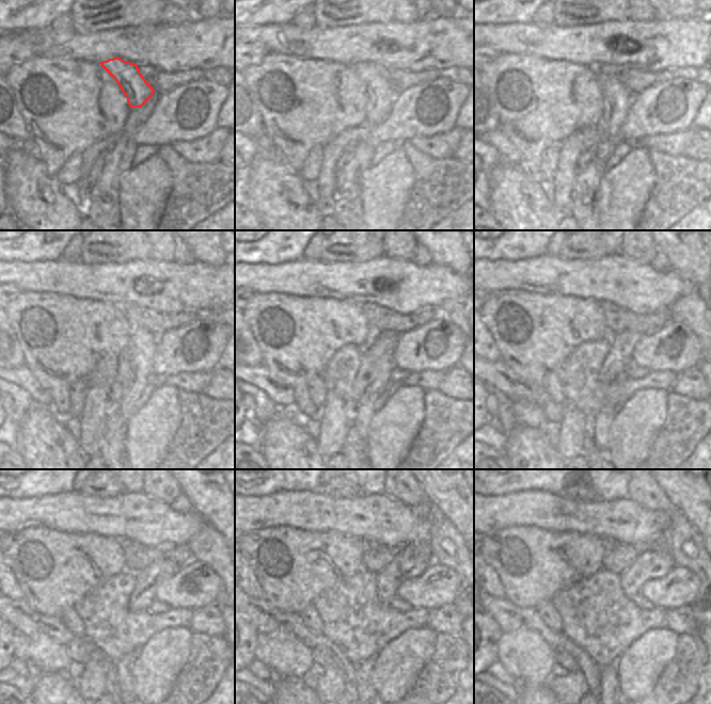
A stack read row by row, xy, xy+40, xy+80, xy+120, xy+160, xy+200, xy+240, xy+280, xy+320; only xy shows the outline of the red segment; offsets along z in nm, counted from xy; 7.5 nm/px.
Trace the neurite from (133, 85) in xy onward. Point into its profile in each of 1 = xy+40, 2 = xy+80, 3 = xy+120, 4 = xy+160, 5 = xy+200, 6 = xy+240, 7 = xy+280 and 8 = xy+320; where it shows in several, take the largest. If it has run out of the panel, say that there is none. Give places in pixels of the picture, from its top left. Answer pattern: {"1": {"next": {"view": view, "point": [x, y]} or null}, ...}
{"1": {"next": {"view": "xy+40", "point": [379, 94]}}, "2": {"next": {"view": "xy+80", "point": [617, 98]}}, "3": {"next": {"view": "xy+120", "point": [142, 344]}}, "4": {"next": {"view": "xy+160", "point": [364, 411]}}, "5": {"next": {"view": "xy+200", "point": [600, 424]}}, "6": {"next": {"view": "xy+240", "point": [123, 668]}}, "7": {"next": {"view": "xy+280", "point": [364, 670]}}, "8": {"next": {"view": "xy+320", "point": [609, 686]}}}

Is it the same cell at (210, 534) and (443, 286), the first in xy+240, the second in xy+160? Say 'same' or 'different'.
different

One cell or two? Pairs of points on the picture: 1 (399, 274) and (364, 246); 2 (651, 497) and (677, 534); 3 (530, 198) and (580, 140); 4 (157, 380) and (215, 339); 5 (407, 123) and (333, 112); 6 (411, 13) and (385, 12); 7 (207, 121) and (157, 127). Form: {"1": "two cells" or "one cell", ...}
{"1": "two cells", "2": "one cell", "3": "two cells", "4": "two cells", "5": "two cells", "6": "two cells", "7": "one cell"}

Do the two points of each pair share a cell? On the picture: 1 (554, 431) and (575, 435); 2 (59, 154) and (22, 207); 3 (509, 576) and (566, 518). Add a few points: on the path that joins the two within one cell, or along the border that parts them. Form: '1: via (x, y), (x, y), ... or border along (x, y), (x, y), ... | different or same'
1: border along (561, 424), (561, 434), (555, 446) | different
2: border along (35, 154), (56, 174) | different
3: border along (528, 525), (551, 531), (578, 532) | different

